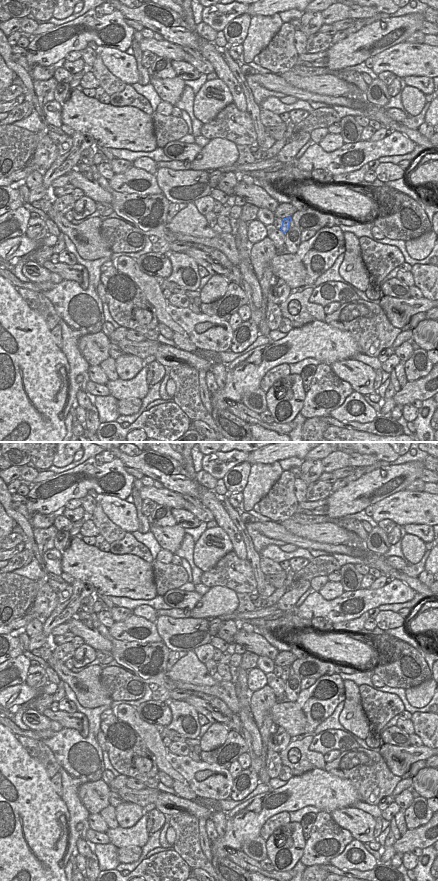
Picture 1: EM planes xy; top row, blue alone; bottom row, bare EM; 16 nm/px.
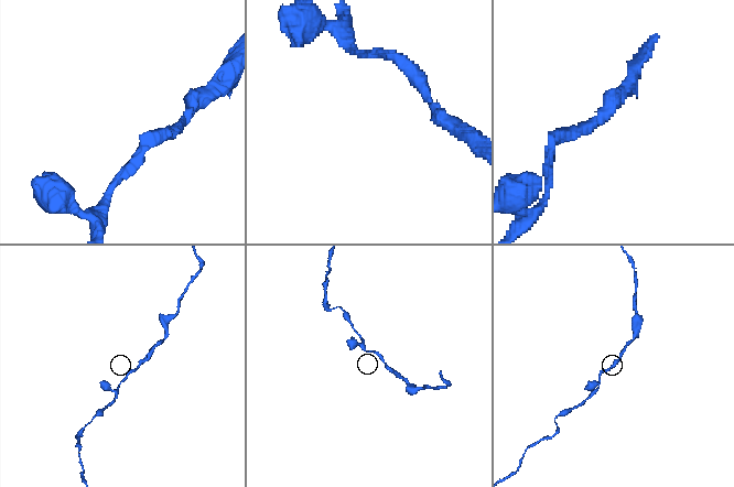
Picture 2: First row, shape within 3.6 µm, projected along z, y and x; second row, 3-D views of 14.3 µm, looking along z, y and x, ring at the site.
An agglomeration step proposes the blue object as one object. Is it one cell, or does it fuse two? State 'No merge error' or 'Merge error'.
No merge error.

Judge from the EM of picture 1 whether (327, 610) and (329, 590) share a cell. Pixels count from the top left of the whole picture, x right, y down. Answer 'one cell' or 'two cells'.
two cells

